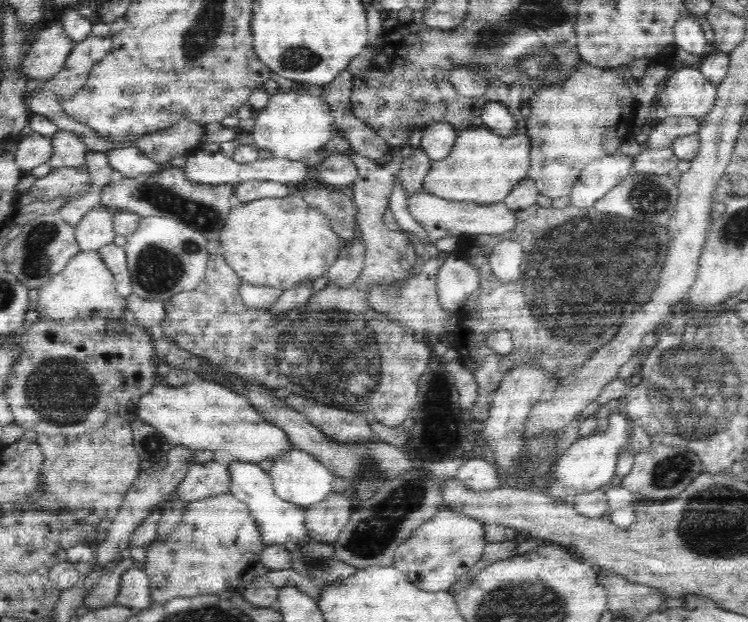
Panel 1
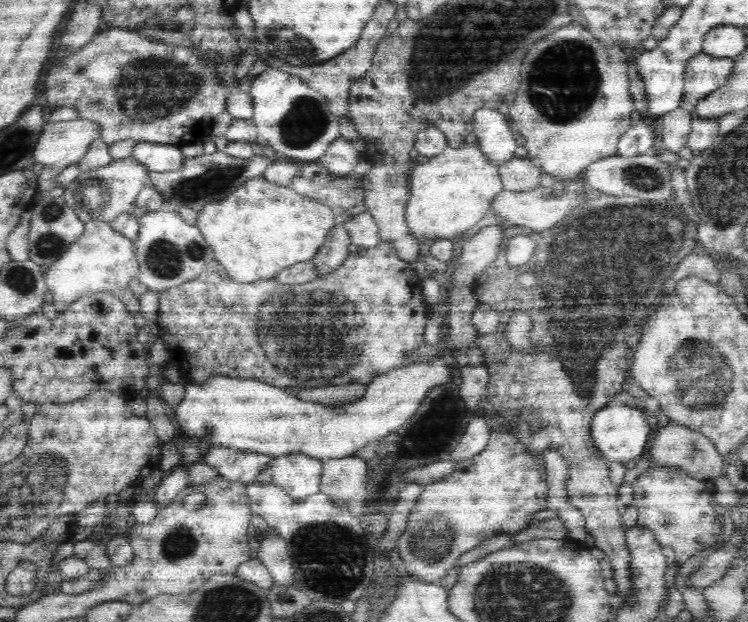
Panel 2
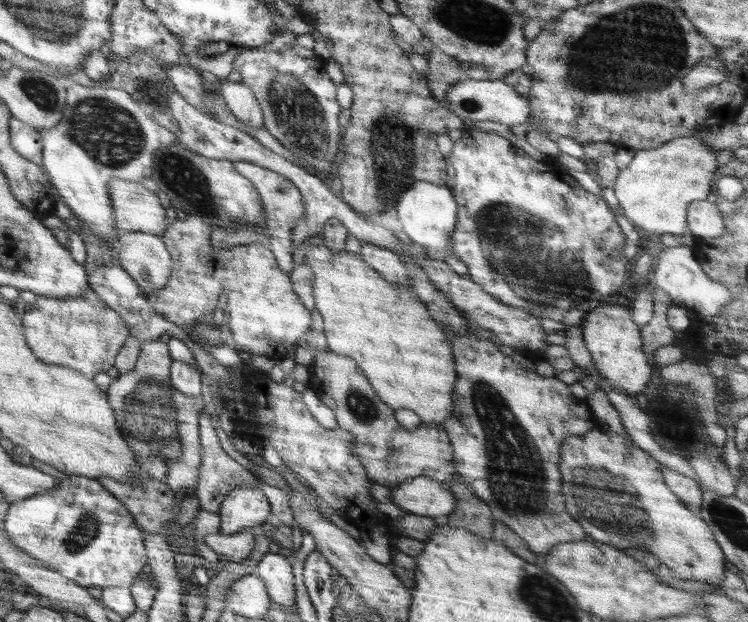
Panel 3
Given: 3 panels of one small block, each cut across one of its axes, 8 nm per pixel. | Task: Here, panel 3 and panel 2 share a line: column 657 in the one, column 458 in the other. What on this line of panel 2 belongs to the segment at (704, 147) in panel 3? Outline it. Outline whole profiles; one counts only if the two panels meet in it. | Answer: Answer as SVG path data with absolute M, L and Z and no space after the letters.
M478 146L446 147L427 162L415 163L409 178L405 219L413 238L419 242L451 239L470 230L489 213L490 202L503 191L499 165L492 164Z

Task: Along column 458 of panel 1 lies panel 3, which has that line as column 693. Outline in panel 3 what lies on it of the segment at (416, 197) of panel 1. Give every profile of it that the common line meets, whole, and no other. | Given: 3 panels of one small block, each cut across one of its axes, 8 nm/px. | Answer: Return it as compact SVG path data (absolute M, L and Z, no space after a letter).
M706 199L688 205L687 223L692 236L719 241L725 233L724 219L718 207Z

